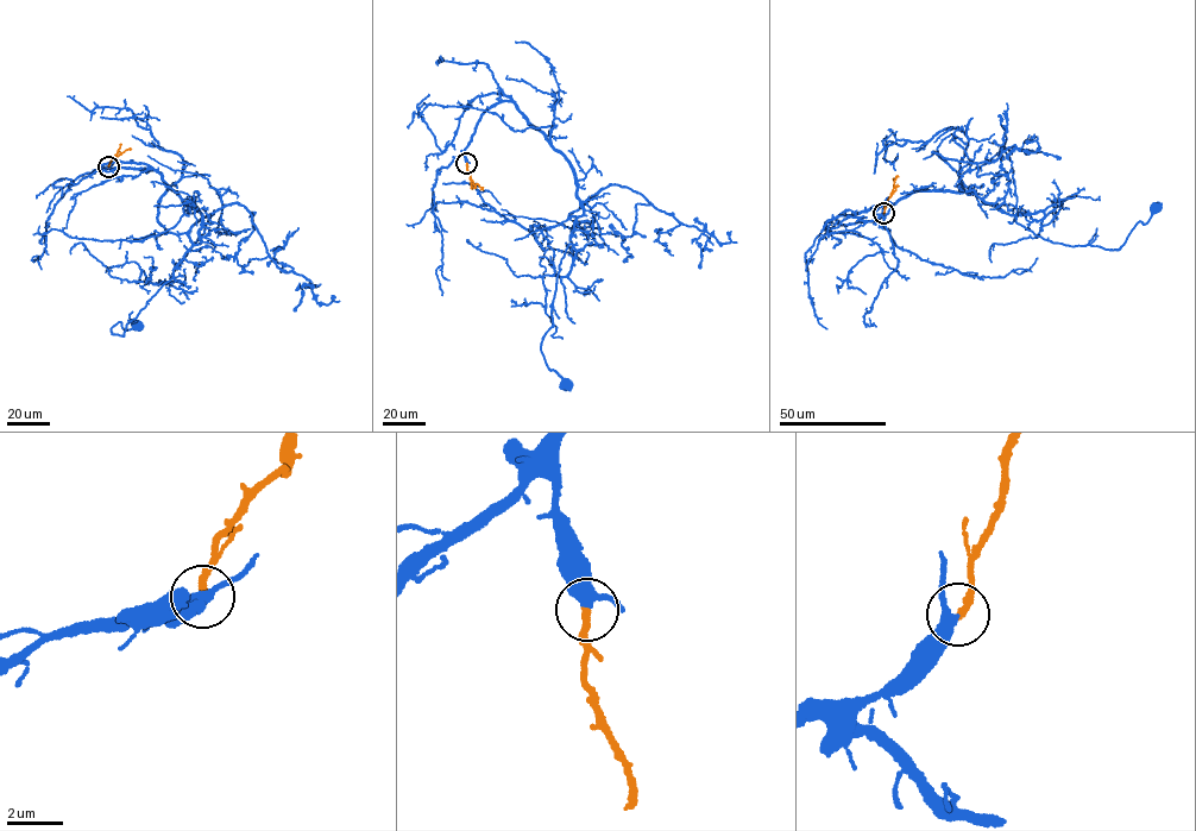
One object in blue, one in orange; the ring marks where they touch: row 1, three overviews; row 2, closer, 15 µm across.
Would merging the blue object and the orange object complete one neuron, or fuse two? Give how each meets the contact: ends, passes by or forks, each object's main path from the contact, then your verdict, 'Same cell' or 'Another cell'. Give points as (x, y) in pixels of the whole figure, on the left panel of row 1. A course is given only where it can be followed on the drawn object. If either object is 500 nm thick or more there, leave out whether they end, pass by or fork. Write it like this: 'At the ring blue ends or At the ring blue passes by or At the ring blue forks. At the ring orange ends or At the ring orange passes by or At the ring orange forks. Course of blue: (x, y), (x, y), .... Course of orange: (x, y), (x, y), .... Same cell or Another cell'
At the ring blue passes by. At the ring orange ends. Course of blue: (108, 167), (158, 171), (202, 216), (200, 243), (172, 277), (123, 337), (111, 329), (136, 326). Course of orange: (108, 167), (113, 157), (128, 148). Same cell

